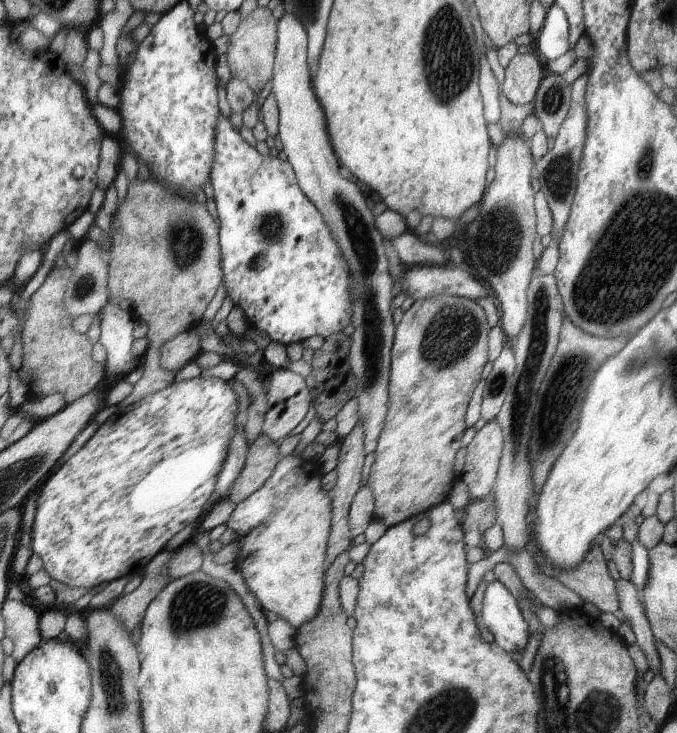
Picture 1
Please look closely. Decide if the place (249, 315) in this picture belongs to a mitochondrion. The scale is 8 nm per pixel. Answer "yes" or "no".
no

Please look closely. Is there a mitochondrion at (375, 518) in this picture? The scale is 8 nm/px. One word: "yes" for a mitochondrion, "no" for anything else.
no

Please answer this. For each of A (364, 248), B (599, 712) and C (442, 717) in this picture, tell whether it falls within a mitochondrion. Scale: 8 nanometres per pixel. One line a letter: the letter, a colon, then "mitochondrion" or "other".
A: mitochondrion
B: mitochondrion
C: mitochondrion

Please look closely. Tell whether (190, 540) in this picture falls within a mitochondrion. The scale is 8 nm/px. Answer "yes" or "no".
no

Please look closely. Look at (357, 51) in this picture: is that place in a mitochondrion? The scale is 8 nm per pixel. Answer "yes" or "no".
no

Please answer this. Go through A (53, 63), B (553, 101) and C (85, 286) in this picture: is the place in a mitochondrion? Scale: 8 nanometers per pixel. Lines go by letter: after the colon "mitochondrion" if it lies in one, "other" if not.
A: other
B: mitochondrion
C: mitochondrion

